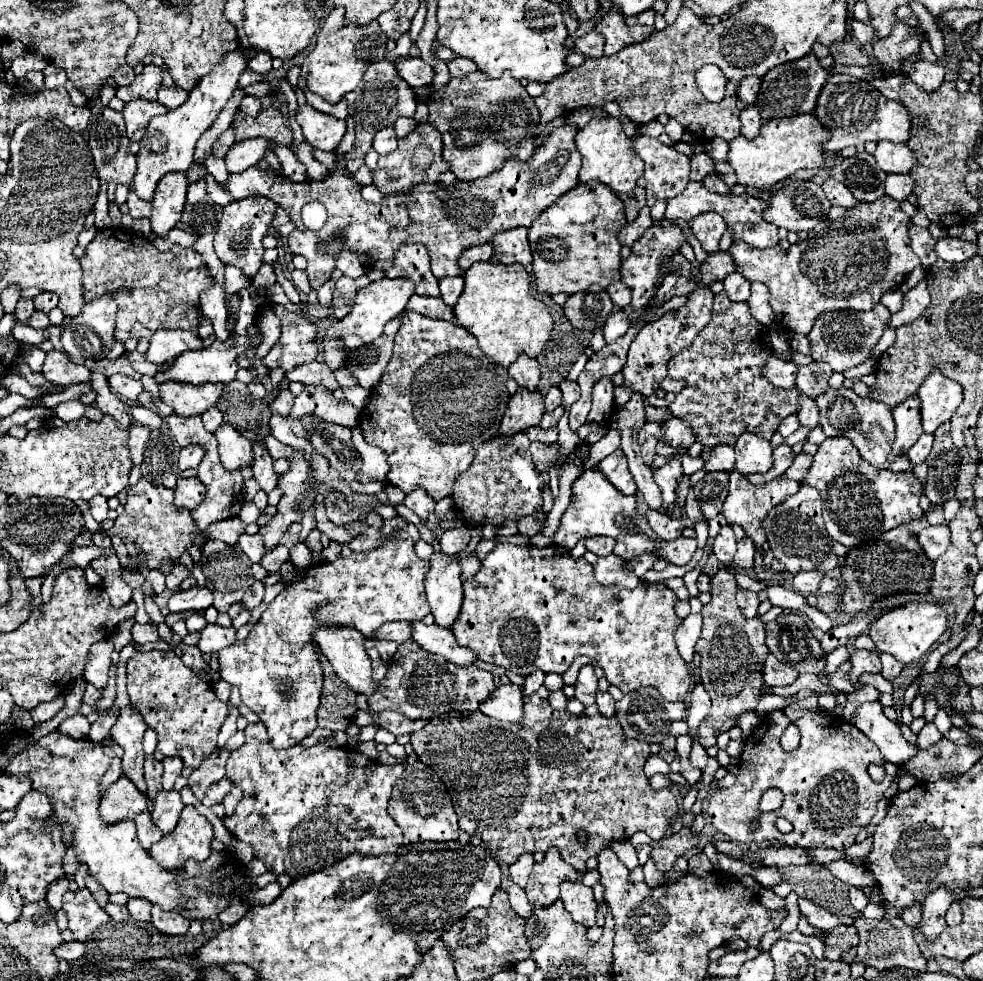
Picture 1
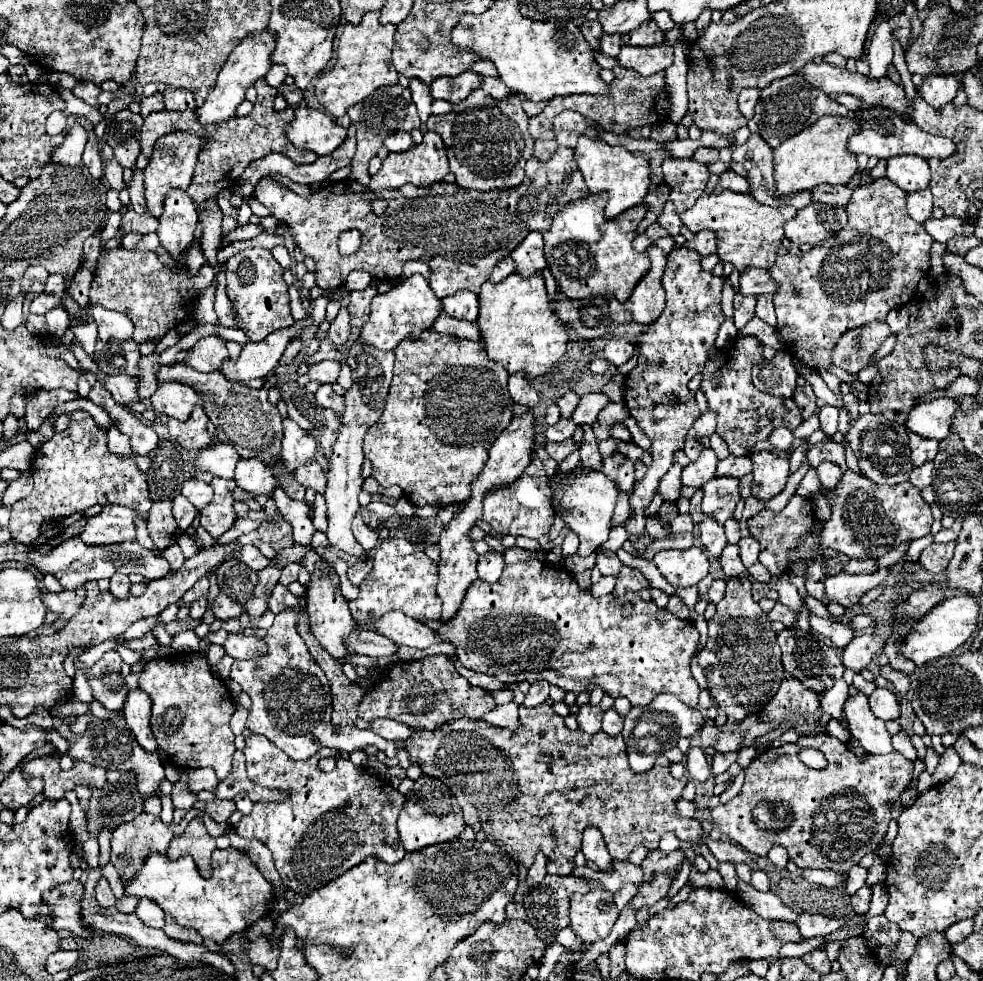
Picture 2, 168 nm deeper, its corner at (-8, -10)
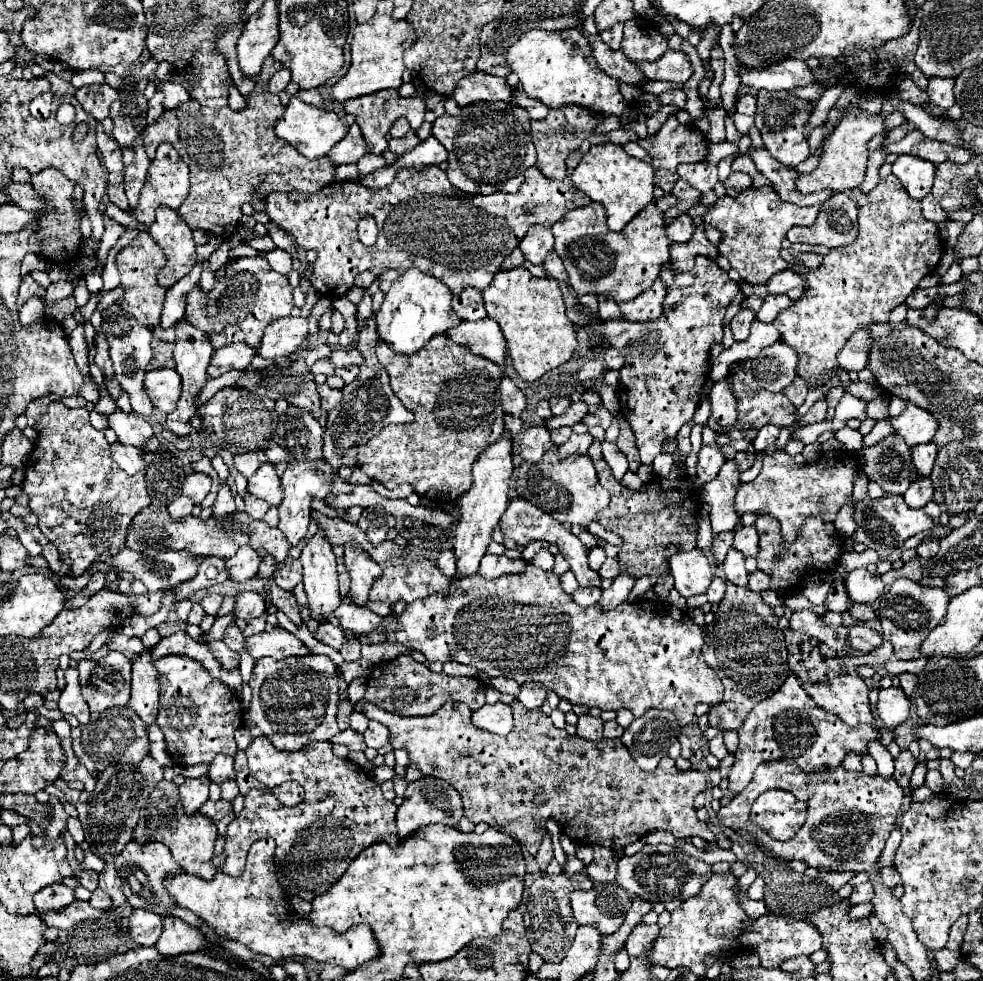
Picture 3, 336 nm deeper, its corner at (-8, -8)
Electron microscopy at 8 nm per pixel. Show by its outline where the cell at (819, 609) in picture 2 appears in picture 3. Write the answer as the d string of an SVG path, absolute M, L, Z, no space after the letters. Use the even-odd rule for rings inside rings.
M856 605L850 615L856 617L856 619L862 619L862 621L874 621L874 619L878 619L878 613L870 605Z

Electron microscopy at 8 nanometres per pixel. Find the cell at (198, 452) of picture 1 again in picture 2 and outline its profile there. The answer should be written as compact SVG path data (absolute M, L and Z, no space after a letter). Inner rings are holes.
M218 443L218 445L210 445L210 447L198 451L198 455L194 459L194 469L208 471L214 477L232 479L238 459L240 459L240 455L236 453L236 449L232 445Z

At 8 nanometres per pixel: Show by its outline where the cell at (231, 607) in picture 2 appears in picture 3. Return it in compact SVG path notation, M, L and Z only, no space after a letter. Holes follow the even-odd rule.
M240 593L236 597L236 607L234 607L234 615L238 619L250 621L256 617L262 617L268 611L266 599L260 593Z

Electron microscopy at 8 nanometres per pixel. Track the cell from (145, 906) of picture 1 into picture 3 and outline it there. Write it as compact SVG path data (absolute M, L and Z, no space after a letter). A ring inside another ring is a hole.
M134 909L134 913L130 915L128 935L136 945L152 947L160 937L160 925L162 925L162 919L156 913L146 909Z

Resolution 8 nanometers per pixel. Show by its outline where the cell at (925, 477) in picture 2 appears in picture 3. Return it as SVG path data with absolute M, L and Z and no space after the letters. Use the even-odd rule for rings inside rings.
M920 477L920 481L912 483L910 489L904 493L904 501L912 509L920 509L920 507L924 507L932 499L932 493L934 493L934 489L932 489L930 479Z

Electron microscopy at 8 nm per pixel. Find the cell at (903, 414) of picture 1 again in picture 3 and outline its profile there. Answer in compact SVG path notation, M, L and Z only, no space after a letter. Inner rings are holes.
M932 443L916 445L916 449L912 449L912 461L922 477L930 477L930 471L936 461L936 453L938 453L938 447Z

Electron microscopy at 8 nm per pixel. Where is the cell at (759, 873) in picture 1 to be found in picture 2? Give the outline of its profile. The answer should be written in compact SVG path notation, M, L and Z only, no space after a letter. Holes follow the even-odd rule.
M754 871L752 873L752 887L758 891L768 891L770 889L770 879L766 877L764 871Z

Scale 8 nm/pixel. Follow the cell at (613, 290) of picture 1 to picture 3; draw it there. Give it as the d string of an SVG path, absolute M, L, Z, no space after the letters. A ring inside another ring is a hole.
M598 295L598 313L600 313L602 321L622 319L622 313L618 309L618 303L612 297L606 297L606 295Z

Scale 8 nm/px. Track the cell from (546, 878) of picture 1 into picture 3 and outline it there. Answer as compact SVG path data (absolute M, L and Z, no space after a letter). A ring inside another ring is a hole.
M574 873L574 875L540 875L532 887L530 887L530 897L526 903L526 913L524 913L524 925L528 929L528 939L530 947L534 953L538 953L546 963L560 963L568 949L572 947L578 923L572 915L570 909L570 893L574 889L592 889L592 879L586 877L586 873Z

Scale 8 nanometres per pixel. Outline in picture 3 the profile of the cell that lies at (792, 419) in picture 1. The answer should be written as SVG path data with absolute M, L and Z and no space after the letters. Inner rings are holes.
M764 425L764 427L758 431L758 437L756 437L754 443L752 443L754 449L756 449L756 453L760 453L760 451L764 451L764 447L772 445L772 443L776 441L778 433L780 433L780 427L776 427L776 425Z

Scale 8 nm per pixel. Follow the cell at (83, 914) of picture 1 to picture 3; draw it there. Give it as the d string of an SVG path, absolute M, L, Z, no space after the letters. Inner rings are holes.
M64 883L48 885L34 895L34 905L38 909L64 909L74 901L74 891Z

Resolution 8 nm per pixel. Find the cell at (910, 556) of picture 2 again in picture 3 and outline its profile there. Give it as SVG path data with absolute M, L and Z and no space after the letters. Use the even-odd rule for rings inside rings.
M854 569L846 577L846 589L854 603L874 603L884 589L884 583L878 575L868 573L866 569Z

